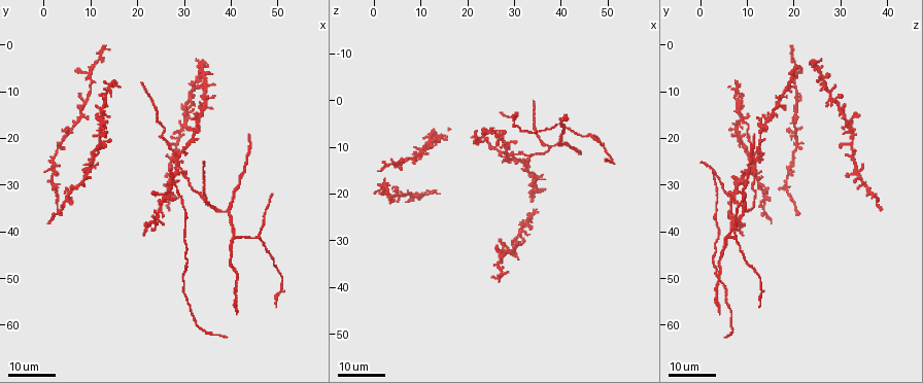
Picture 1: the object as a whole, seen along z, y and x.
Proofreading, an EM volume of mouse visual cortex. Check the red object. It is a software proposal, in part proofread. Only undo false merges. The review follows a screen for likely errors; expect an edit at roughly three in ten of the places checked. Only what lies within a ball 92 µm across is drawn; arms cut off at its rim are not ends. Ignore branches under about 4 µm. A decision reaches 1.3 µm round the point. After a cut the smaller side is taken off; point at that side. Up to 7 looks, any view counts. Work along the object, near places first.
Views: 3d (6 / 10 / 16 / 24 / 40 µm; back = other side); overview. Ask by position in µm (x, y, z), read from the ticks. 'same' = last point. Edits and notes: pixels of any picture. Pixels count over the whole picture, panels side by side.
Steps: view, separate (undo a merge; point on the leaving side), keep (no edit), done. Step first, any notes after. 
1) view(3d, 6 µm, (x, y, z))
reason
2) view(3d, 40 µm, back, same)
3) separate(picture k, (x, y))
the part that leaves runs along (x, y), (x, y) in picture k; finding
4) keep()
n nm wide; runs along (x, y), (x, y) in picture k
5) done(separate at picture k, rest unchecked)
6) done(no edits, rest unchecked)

view(3d, 24 µm, (26.5, 33.5, 6.0))
three arms meet

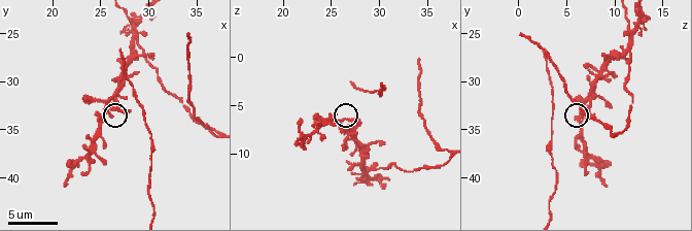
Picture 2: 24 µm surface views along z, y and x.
view(3d, 6 µm, (26.8, 33.2, 6.6))
zoom in

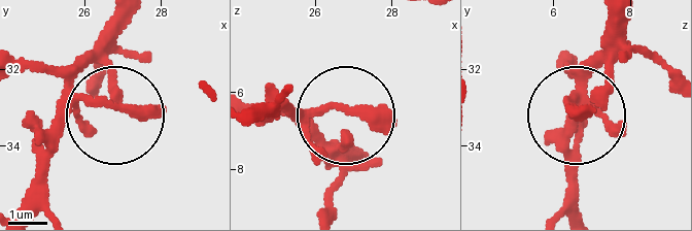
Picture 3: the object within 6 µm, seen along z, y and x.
keep()
runs along (117, 25), (111, 106), (78, 106), (33, 150) in picture 3; continuous, no second neuron

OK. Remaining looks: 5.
view(3d, 16 µm, (5.0, 31.0, 13.5))
four-way junction

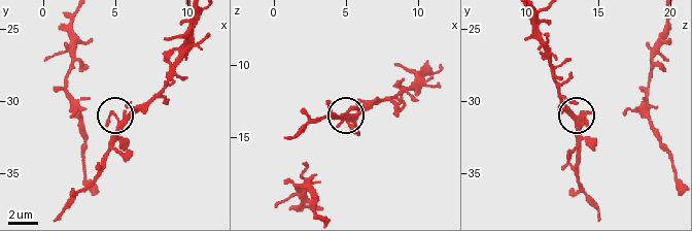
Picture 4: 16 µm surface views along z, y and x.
view(3d, 6 µm, (5.4, 31.4, 13.8))

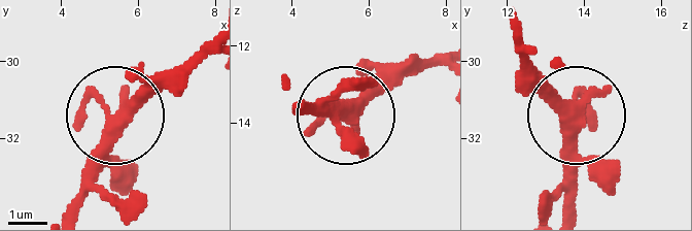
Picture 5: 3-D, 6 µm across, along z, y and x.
keep()
runs along (518, 35), (524, 61), (574, 113), (577, 212) in picture 5; all the same neuron

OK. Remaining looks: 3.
view(3d, 24 µm, (2.5, 31.0, 18.0))

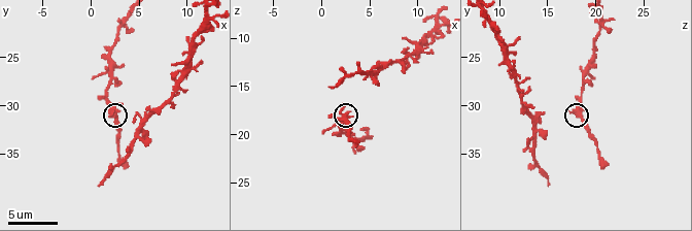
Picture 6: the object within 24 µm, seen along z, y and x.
view(3d, 6 µm, (2.4, 31.0, 18.2))

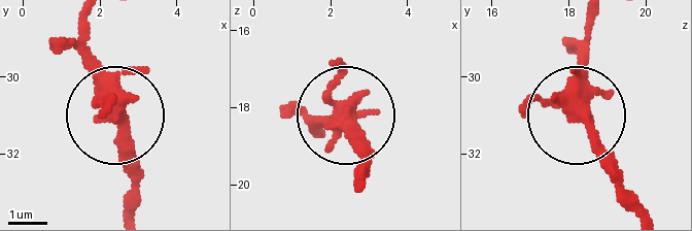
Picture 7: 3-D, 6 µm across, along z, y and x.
keep()
4 arms; continuous, no second neuron

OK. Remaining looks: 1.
done(no edits, rest unchecked)

